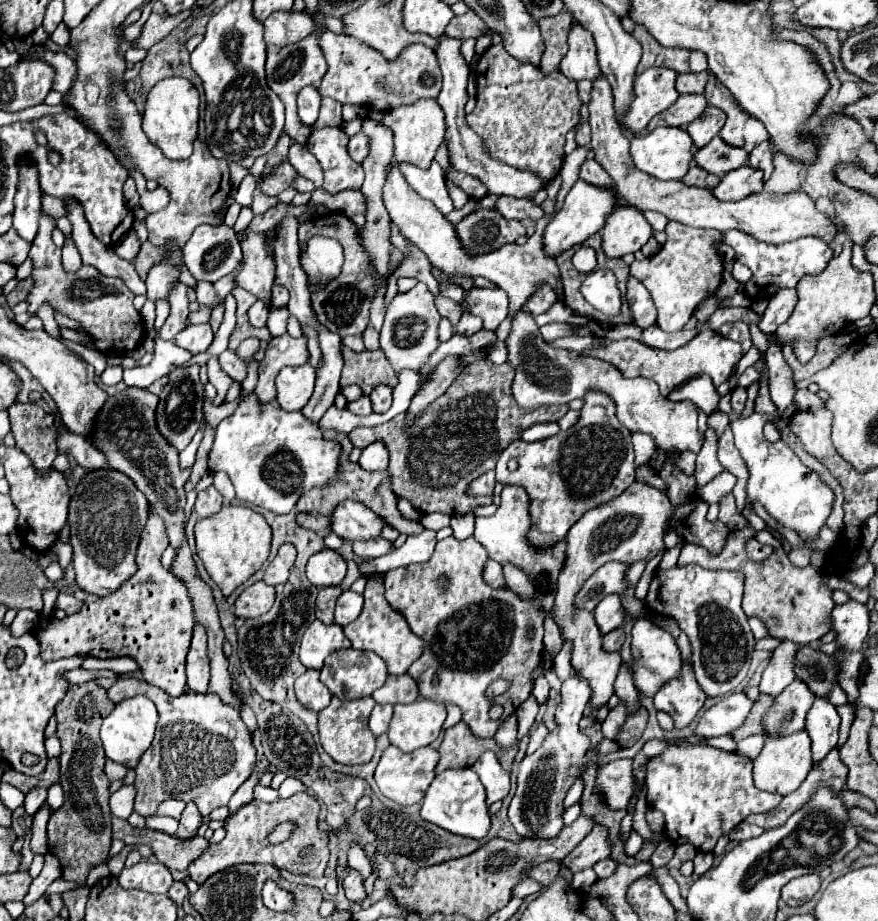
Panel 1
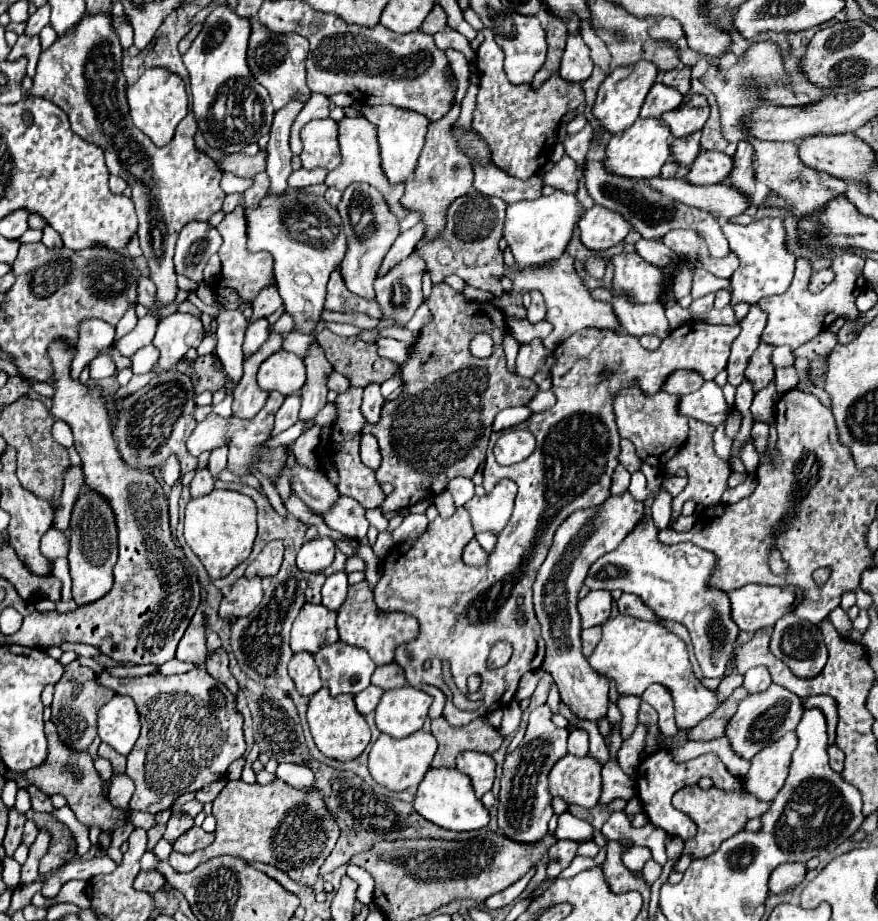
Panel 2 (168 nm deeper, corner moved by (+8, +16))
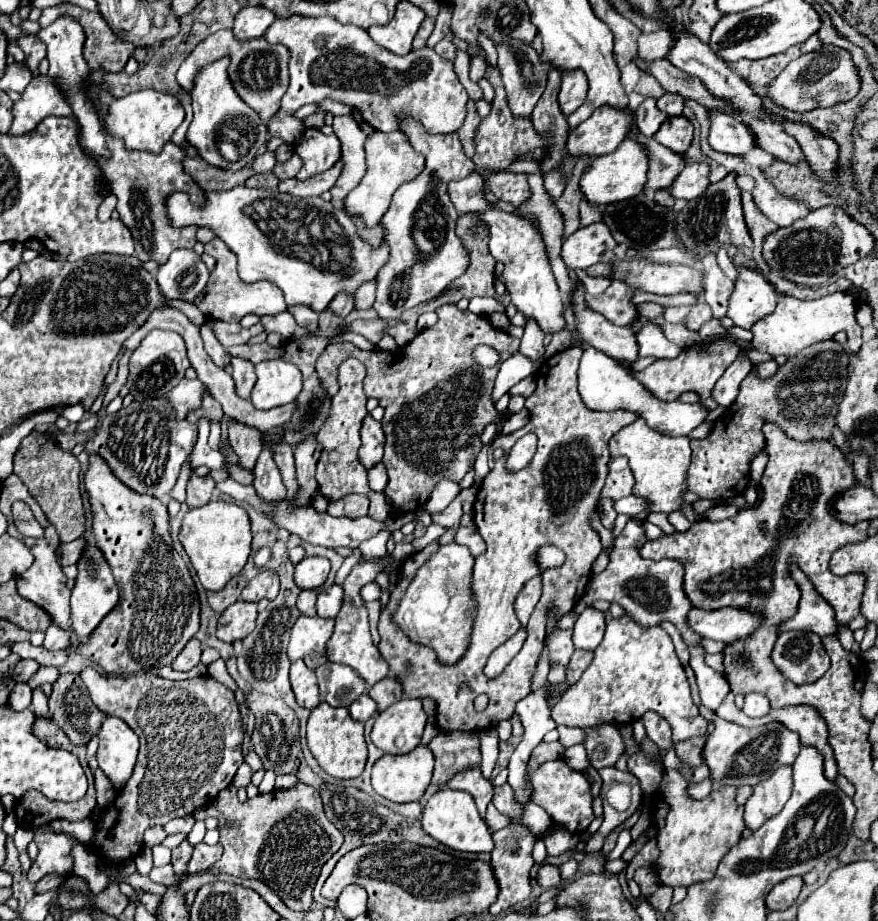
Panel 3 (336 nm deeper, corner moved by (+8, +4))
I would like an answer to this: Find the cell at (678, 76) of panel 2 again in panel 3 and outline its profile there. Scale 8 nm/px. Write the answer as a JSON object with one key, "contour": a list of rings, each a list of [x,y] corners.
{"contour":[[[665,92],[659,100],[657,100],[657,106],[667,112],[669,116],[679,116],[683,112],[683,106],[685,106],[685,98],[681,94],[671,94],[671,92]]]}

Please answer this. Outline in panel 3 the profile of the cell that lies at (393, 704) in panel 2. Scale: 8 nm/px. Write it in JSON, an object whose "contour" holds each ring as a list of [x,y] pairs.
{"contour":[[[401,698],[375,716],[371,740],[387,754],[407,754],[421,744],[425,724],[421,700]]]}

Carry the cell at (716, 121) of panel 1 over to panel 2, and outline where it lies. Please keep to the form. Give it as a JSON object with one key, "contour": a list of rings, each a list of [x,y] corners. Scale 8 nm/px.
{"contour":[[[689,92],[685,94],[679,108],[675,108],[673,112],[665,112],[665,116],[661,116],[661,122],[669,126],[673,138],[683,138],[701,130],[707,118],[709,118],[709,104],[705,96]]]}

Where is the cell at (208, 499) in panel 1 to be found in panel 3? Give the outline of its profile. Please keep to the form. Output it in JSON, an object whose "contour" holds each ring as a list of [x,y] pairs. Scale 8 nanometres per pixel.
{"contour":[[[191,474],[189,482],[187,482],[187,504],[189,504],[189,508],[205,506],[213,496],[213,488],[215,488],[215,482],[209,476],[199,478],[199,476]]]}

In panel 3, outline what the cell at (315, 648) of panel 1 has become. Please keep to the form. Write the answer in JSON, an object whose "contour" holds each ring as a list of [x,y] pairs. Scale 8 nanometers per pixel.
{"contour":[[[299,616],[293,630],[291,630],[291,640],[289,640],[289,660],[303,660],[309,668],[317,668],[327,662],[327,642],[333,634],[335,620],[325,620],[325,618],[309,618],[309,616]]]}

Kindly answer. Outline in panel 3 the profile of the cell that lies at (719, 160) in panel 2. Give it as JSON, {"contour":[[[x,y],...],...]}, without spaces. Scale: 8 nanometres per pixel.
{"contour":[[[699,162],[699,164],[685,166],[669,192],[673,192],[675,198],[693,200],[701,196],[707,188],[709,188],[709,164]]]}

